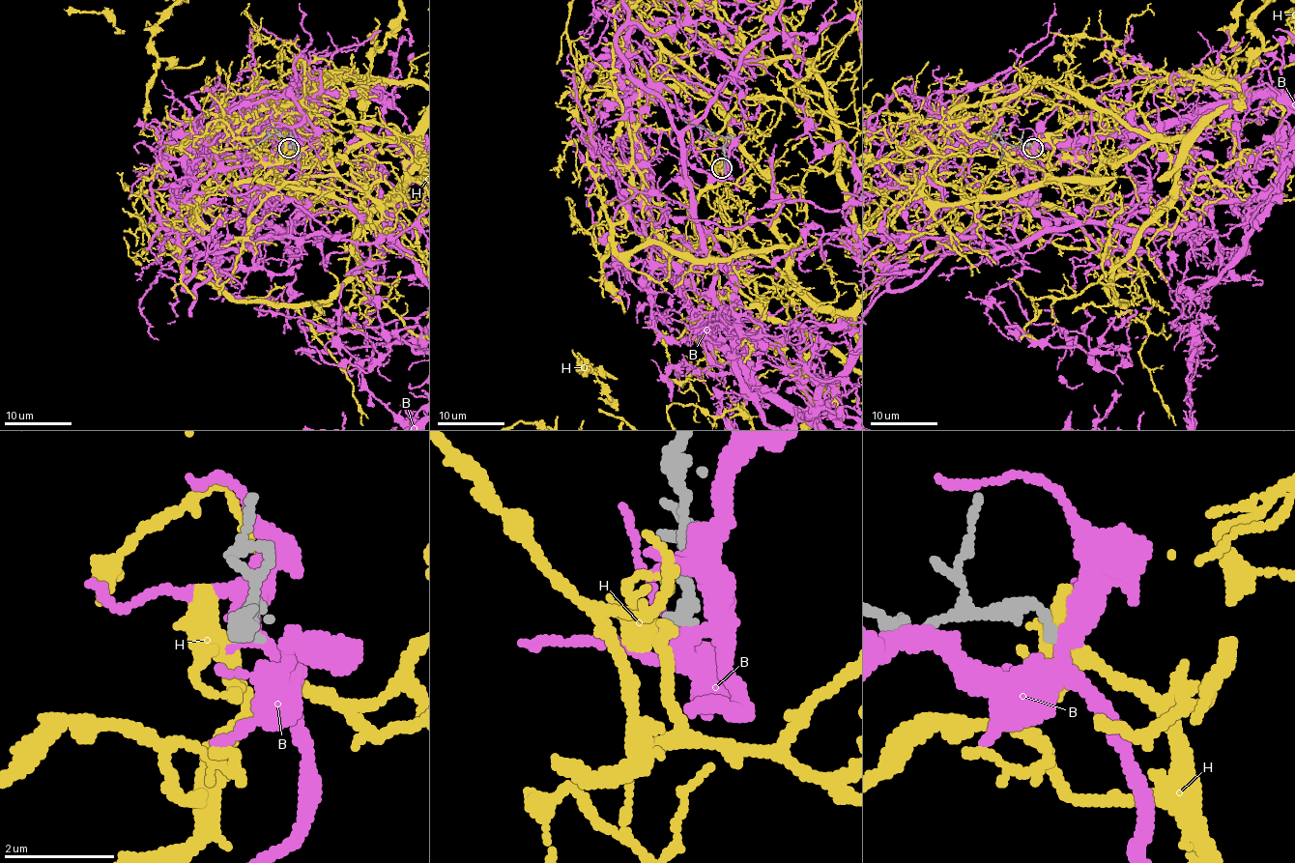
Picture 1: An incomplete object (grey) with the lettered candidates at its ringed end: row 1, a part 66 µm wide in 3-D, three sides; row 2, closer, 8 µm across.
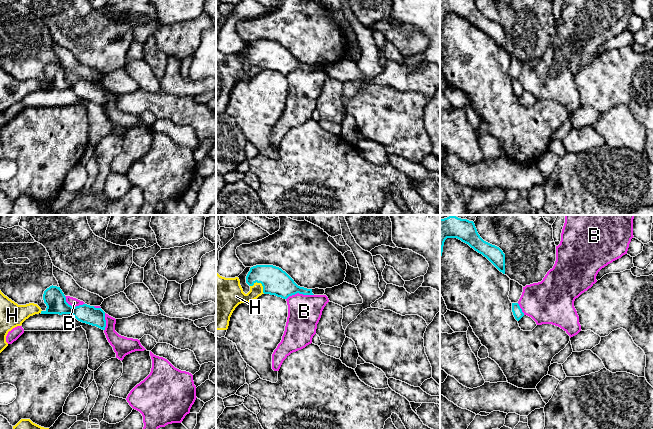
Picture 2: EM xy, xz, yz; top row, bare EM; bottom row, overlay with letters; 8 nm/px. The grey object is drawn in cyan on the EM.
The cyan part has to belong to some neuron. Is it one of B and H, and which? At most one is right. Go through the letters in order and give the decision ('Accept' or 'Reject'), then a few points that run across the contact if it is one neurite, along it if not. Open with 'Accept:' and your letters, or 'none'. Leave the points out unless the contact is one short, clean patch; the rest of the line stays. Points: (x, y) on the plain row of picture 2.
Accept: H
B: Reject. Line: xz (313, 70), (295, 69), (286, 75)
H: Accept. Line: xz (275, 57), (260, 58), (248, 72), (231, 69)

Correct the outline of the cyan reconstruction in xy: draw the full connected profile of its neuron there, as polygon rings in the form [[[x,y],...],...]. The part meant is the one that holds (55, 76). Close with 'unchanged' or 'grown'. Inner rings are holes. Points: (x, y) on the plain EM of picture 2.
[[[50,62],[44,67],[43,76],[47,84],[42,87],[34,79],[18,81],[0,66],[0,129],[8,122],[6,112],[9,107],[35,90],[71,90],[78,97],[105,106],[105,88],[87,80],[72,83],[66,78],[66,73],[60,63]]]; grown

